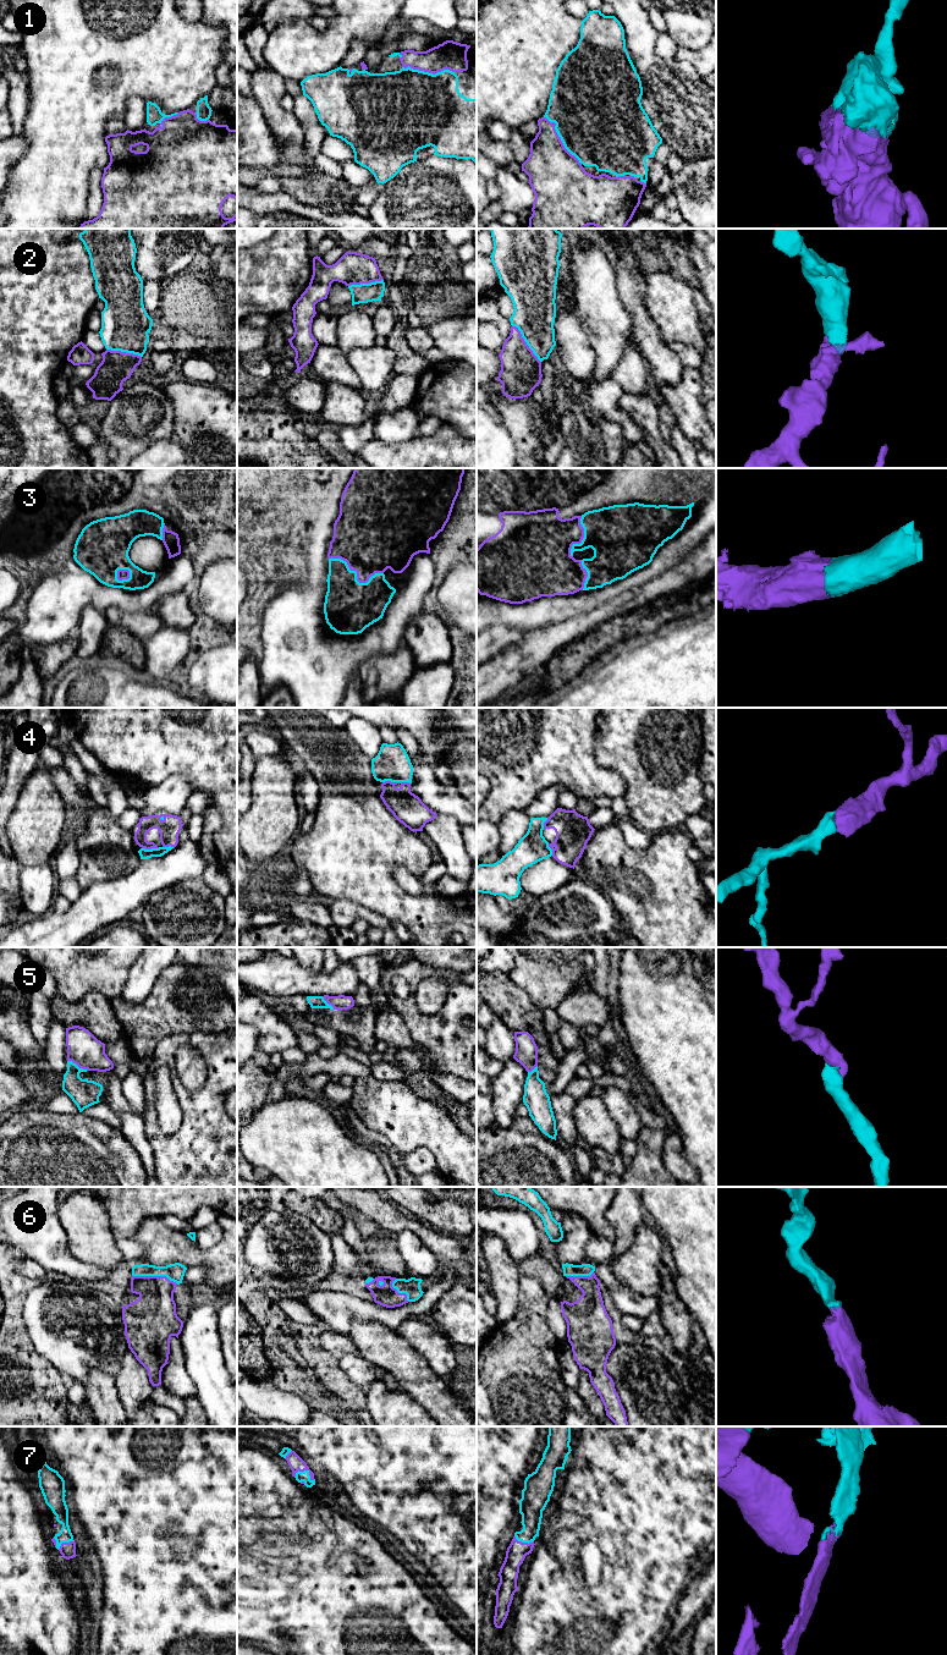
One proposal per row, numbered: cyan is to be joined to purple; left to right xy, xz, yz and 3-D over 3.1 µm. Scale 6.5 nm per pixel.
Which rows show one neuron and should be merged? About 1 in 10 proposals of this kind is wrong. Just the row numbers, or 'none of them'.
1, 2, 3, 4, 5, 6, 7

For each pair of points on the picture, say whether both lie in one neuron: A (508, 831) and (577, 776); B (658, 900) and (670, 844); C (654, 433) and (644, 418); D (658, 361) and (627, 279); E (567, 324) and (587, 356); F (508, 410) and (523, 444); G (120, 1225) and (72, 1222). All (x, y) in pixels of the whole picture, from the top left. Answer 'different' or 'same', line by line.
A: different
B: same
C: same
D: same
E: same
F: same
G: different

